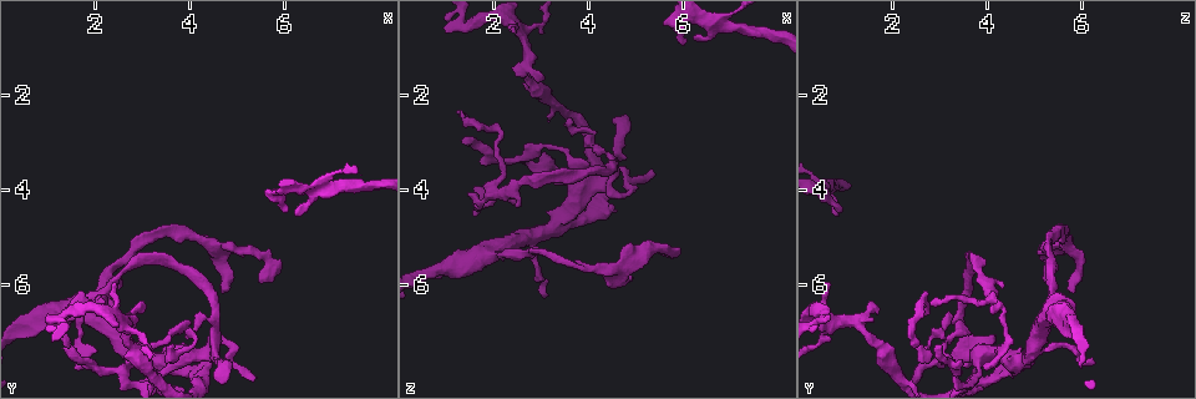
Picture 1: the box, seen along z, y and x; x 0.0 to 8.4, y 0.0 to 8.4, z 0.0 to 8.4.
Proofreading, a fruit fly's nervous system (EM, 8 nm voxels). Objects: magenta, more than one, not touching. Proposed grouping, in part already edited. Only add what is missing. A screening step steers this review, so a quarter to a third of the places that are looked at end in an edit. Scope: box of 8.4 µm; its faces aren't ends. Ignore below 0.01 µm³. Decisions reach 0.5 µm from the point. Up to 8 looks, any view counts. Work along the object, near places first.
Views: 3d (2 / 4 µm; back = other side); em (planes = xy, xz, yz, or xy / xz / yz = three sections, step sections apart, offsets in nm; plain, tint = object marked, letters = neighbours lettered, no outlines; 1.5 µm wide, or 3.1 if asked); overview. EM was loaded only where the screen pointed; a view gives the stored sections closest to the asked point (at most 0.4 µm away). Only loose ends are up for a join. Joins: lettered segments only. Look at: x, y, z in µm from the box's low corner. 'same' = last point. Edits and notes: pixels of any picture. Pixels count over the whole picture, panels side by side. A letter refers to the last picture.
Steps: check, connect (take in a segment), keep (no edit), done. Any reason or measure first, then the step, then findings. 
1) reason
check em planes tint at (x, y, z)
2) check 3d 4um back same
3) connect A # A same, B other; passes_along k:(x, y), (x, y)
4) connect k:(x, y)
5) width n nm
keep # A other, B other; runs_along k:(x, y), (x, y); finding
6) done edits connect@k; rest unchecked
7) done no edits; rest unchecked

an open end
check 3d 2um at (6.25, 4.55, 0.85)

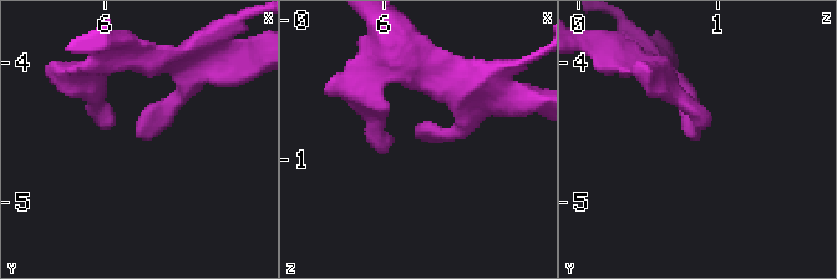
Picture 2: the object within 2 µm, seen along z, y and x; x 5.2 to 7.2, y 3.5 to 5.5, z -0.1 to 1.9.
check em planes plain at (6.26, 4.56, 0.84)

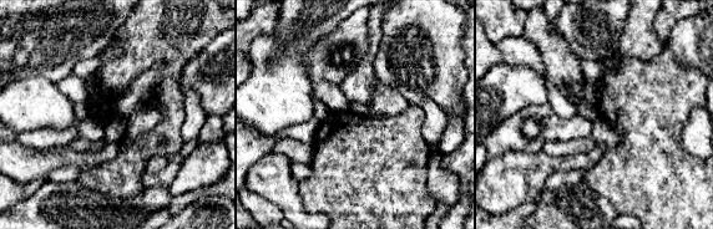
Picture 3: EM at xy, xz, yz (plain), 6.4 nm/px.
what lies round it
check em planes letters same

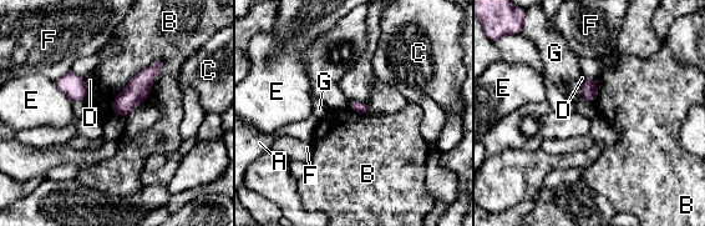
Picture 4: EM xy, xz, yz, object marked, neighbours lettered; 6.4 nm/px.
longest_contact B 460 nm
keep # A other, B other, C other, D other, E other, F other, G other; no lettered segment goes on from it

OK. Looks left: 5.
tapers out
check em xz step 4 tint at (4.05, 6.75, 3.45)

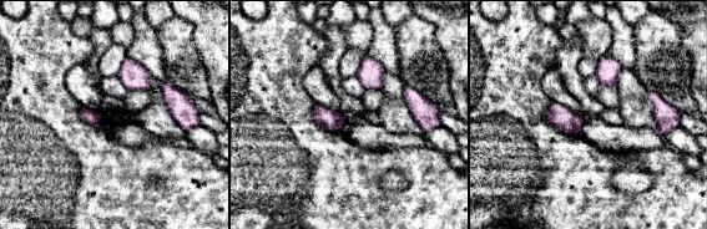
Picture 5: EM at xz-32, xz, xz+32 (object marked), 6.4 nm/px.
cut it another way
check em planes tint same

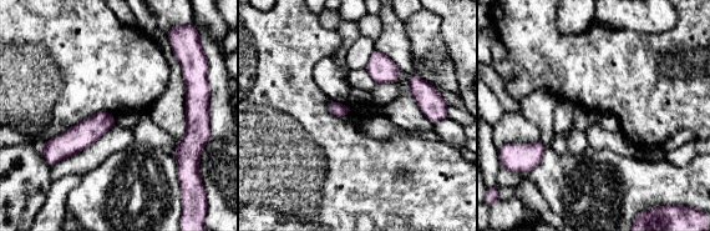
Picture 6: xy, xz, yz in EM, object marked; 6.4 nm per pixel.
check em planes letters same

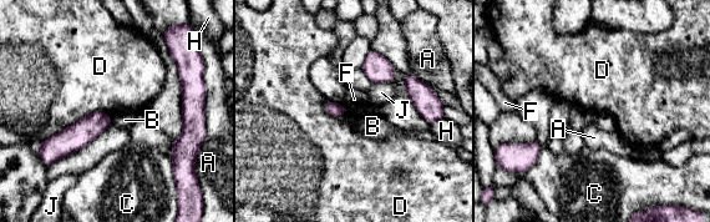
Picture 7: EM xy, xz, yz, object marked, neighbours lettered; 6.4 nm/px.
keep # A other, B other, C other, D other, F other, H other, J other; border 7:(110, 114), (91, 112), (37, 145); no lettered segment goes on from it

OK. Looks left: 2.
free end
check 3d 2um back at (1.40, 7.30, 2.95)

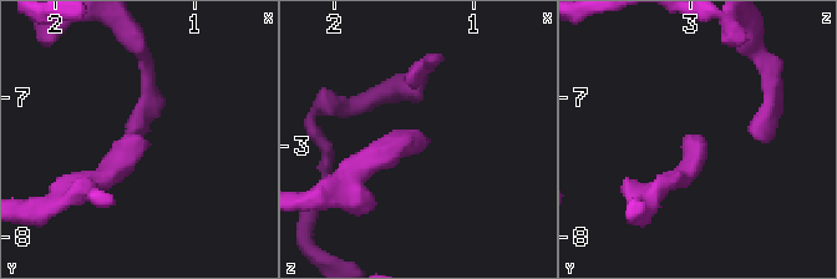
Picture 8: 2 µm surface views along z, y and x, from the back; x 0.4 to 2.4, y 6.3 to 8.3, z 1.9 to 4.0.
check em planes letters at (1.36, 7.34, 2.92)

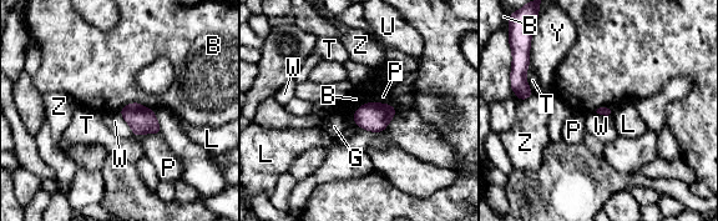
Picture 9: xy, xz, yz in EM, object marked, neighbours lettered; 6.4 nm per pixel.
longest_contact L 280 nm
keep # B other, G other, L other, P other, T other, U other, W other, Y other, Z other; no lettered segment goes on from it

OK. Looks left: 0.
done no edits; rest unchecked

